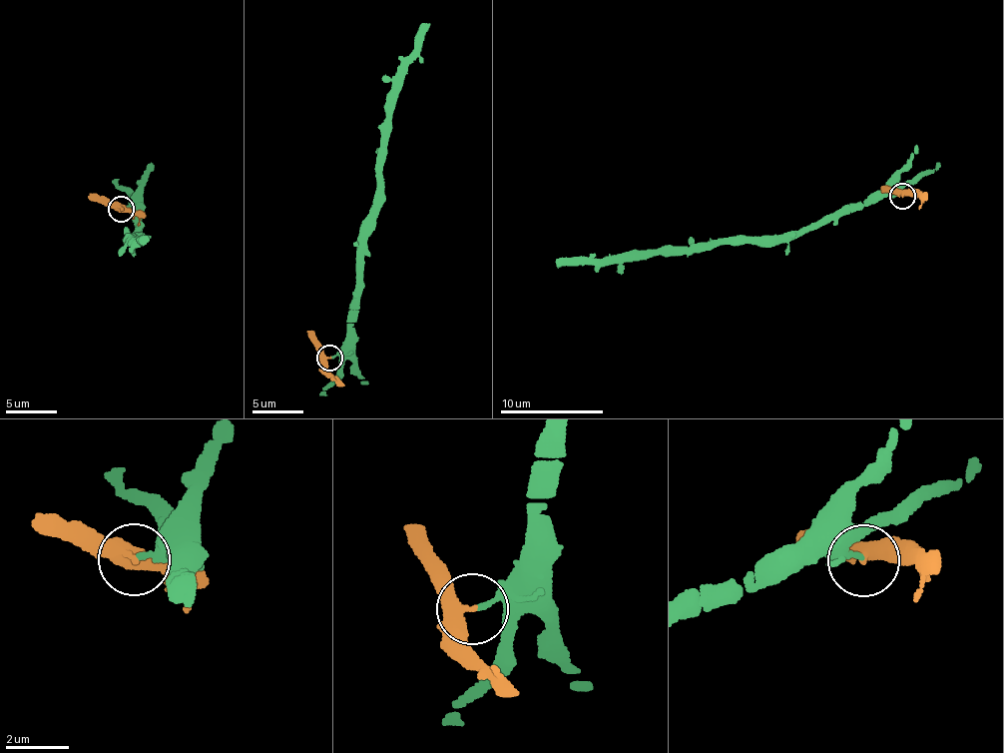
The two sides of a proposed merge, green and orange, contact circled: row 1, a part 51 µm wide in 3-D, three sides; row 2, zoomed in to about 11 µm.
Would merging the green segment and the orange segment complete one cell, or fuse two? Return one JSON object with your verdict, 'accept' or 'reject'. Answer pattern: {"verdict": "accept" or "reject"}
{"verdict": "reject"}

